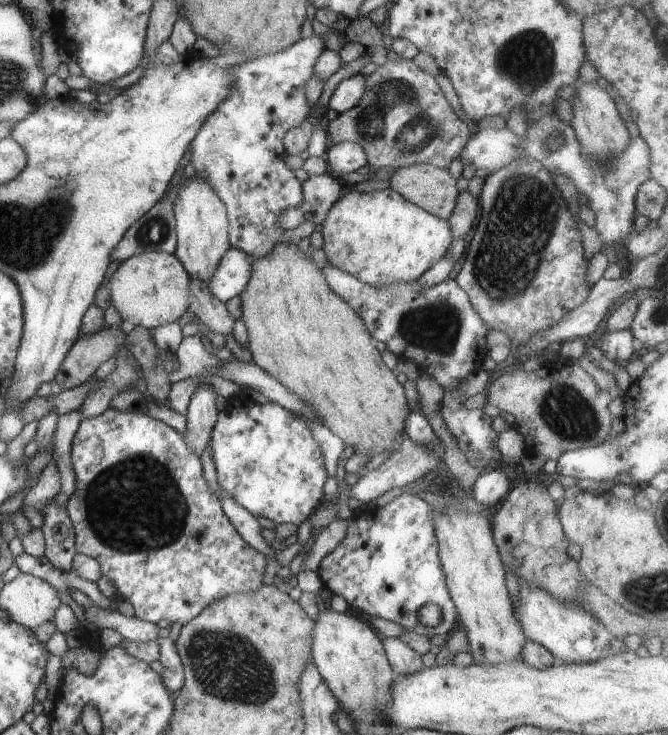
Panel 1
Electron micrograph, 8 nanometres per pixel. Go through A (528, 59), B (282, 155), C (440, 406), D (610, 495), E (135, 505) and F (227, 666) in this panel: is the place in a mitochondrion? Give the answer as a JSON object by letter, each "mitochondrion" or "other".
{"A":"mitochondrion","B":"other","C":"other","D":"other","E":"mitochondrion","F":"mitochondrion"}

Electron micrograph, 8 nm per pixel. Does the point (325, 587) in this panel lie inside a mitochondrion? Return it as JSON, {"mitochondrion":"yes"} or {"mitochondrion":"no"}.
{"mitochondrion":"no"}

